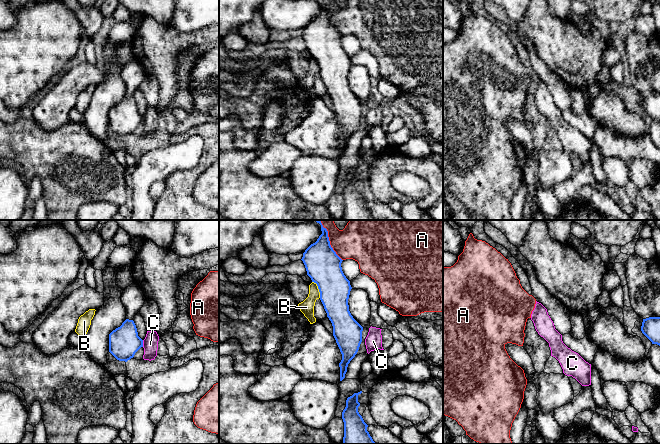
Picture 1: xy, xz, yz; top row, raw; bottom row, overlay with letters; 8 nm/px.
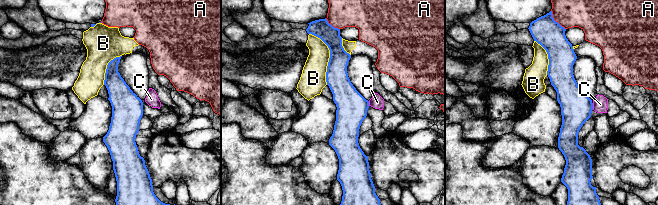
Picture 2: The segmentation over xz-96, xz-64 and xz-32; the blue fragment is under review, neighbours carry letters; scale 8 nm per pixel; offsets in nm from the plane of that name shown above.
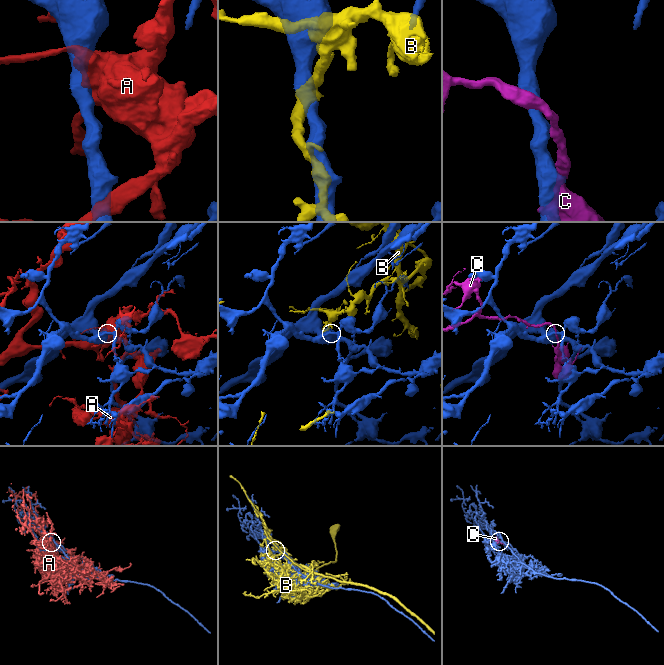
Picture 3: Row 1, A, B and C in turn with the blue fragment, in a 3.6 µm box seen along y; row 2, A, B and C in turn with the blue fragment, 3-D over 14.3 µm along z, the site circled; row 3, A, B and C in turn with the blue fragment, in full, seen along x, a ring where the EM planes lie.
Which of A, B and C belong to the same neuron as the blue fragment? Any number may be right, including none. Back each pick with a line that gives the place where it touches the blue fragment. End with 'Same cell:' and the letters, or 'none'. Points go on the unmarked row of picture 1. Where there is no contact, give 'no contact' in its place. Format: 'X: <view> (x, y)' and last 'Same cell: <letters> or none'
Same cell: none

